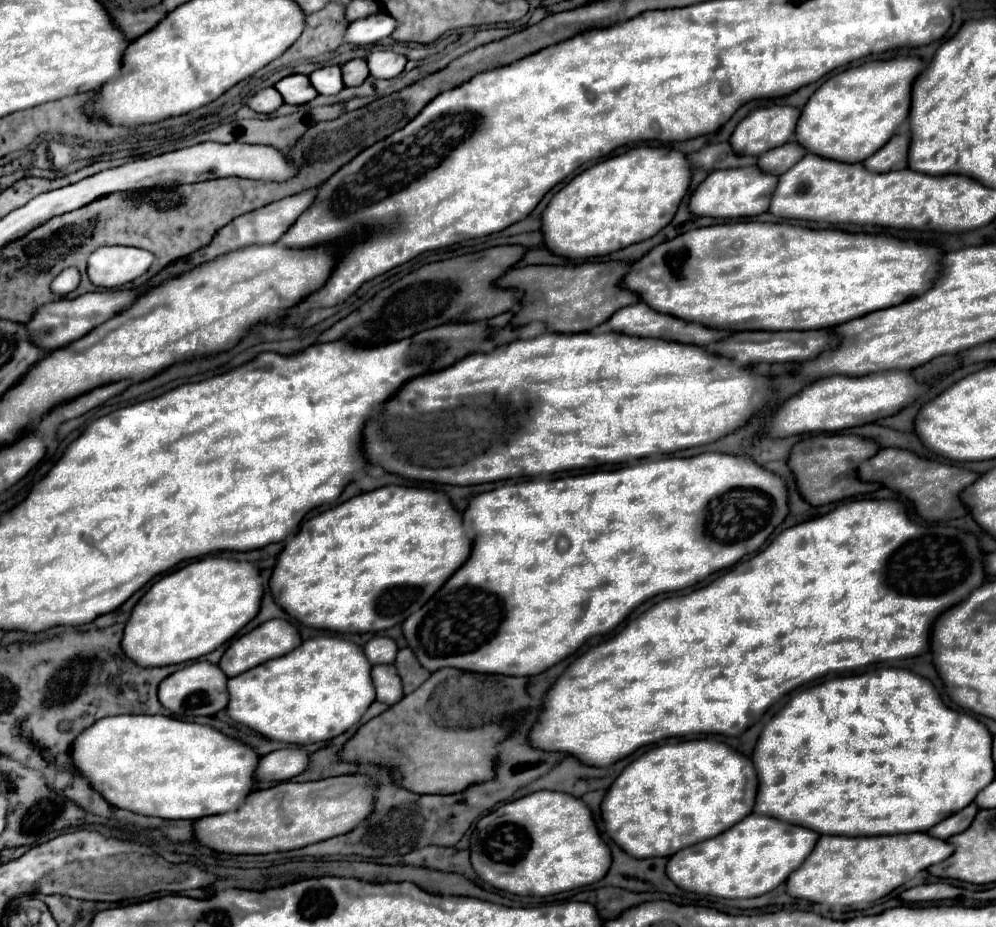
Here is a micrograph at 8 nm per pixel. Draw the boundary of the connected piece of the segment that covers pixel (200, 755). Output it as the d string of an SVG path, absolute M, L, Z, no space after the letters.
M160 714L102 718L76 738L72 758L76 770L86 776L92 788L112 802L112 806L144 816L160 816L166 820L198 820L204 816L236 810L256 788L252 782L252 770L256 770L256 762L260 762L260 756L248 744L226 736L208 724L184 722Z

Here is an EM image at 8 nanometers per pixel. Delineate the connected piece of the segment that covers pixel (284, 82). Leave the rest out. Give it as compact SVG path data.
M304 74L286 76L274 88L282 94L286 104L306 104L318 96L316 88L310 86L310 78Z

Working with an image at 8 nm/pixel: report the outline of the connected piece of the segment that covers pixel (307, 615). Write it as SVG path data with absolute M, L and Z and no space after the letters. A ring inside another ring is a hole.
M382 486L378 490L354 496L326 512L316 514L314 518L310 518L308 522L302 524L300 532L286 544L284 552L278 556L276 566L274 566L274 574L270 580L270 588L272 588L272 596L274 600L290 614L294 616L298 622L302 622L304 626L312 626L312 628L324 628L324 630L334 630L334 632L382 632L388 630L396 624L402 624L412 612L420 610L446 582L448 578L460 568L464 566L464 562L468 560L468 554L472 550L472 534L462 518L462 514L454 508L452 500L444 494L444 492L436 492L430 488L418 488L418 486Z

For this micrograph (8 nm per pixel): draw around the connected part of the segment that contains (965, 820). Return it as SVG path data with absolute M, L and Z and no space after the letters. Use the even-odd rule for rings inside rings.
M972 802L972 804L970 804L970 806L966 806L964 810L960 810L960 812L956 812L956 814L952 814L952 816L950 816L950 818L946 818L944 822L940 822L940 824L932 826L932 830L928 830L928 834L936 836L936 838L942 838L942 840L948 840L950 836L964 832L964 830L972 824L972 818L976 818L978 810L980 810L980 808Z

